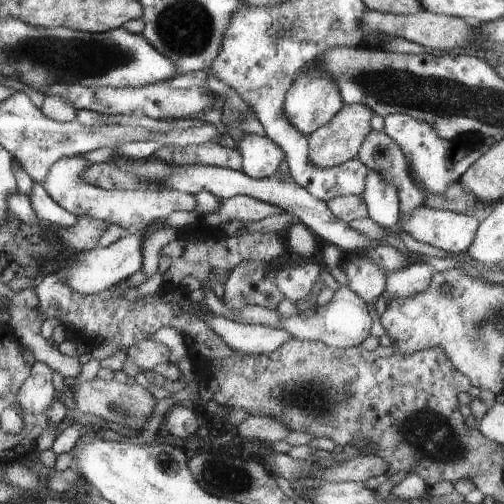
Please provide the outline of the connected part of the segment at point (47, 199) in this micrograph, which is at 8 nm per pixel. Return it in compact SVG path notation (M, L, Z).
M33 182L31 184L31 192L28 197L31 210L35 212L35 216L43 223L52 228L67 228L73 224L77 224L78 216L65 212L53 199L45 192L41 184Z

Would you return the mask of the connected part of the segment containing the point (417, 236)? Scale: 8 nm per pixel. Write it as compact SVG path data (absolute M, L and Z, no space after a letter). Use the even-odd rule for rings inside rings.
M421 204L407 216L399 212L397 228L411 238L458 255L468 249L479 222L465 213L433 210Z

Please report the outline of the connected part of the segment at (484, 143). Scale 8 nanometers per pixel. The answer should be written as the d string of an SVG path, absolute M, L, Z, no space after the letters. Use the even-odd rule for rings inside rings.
M389 115L383 119L383 133L385 133L403 152L405 164L409 166L408 175L413 176L415 188L425 188L425 192L441 194L473 164L481 154L485 154L491 144L495 144L494 137L457 136L445 140L437 136L435 128L427 122L421 122L413 116Z

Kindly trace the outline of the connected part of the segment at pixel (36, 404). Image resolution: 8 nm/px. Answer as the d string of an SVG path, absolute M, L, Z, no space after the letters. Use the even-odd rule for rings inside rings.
M35 361L30 368L30 373L23 380L15 400L21 406L23 412L31 412L31 414L39 414L45 412L47 408L57 399L54 394L55 388L51 383L53 372L46 364Z

